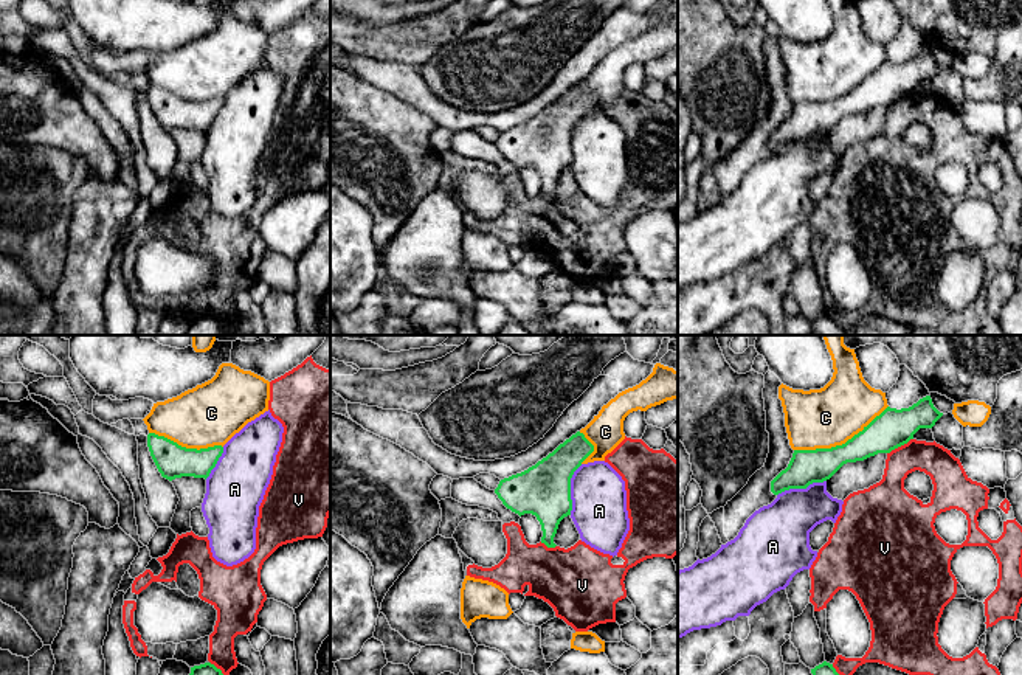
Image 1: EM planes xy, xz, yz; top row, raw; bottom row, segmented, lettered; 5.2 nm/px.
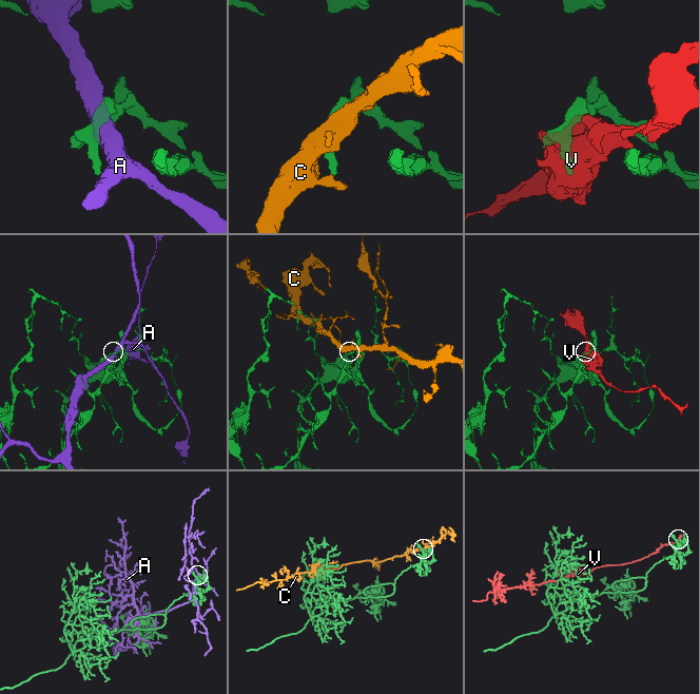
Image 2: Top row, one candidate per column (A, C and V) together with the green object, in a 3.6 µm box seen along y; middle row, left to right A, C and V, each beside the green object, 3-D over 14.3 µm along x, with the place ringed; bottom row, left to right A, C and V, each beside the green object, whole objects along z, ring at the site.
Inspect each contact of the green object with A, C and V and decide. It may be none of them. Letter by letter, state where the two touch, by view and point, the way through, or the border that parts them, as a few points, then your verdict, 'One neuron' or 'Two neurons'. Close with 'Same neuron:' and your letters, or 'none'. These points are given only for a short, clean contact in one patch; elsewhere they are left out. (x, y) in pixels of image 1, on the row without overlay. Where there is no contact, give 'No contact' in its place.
A: Touches green at xz (569, 141). Two neurons
C: Touches green at yz (842, 96). Two neurons
V: Touches green at yz (900, 98). Two neurons
Same neuron: none

